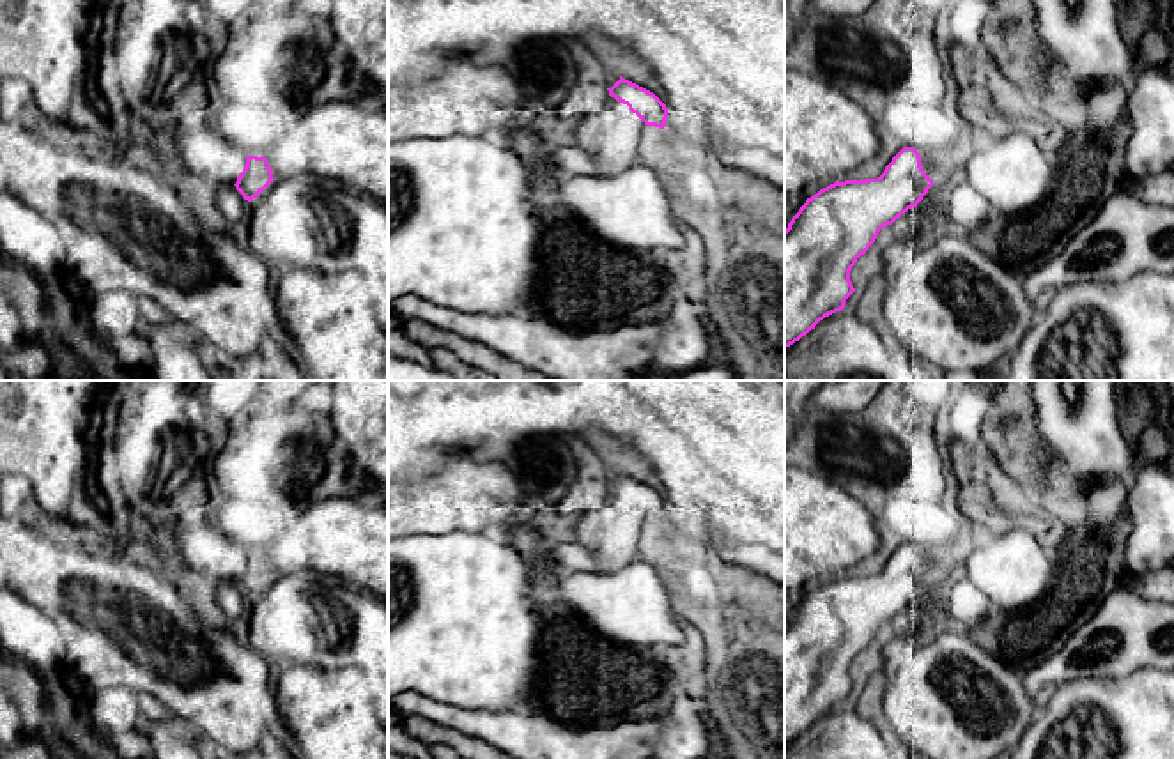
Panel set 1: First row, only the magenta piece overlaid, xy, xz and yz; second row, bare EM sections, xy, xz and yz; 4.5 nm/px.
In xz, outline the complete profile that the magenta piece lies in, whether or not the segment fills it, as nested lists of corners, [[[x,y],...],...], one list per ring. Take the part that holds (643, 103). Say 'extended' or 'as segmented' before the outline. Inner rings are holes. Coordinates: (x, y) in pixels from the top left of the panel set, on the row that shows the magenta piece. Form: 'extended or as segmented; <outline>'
extended; [[[625,80],[609,94],[575,113],[572,145],[599,163],[597,175],[613,177],[636,165],[639,136],[655,126],[664,129],[666,104],[650,90]]]

